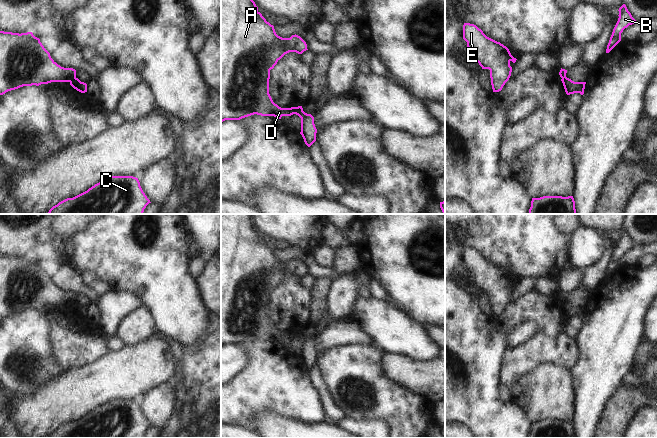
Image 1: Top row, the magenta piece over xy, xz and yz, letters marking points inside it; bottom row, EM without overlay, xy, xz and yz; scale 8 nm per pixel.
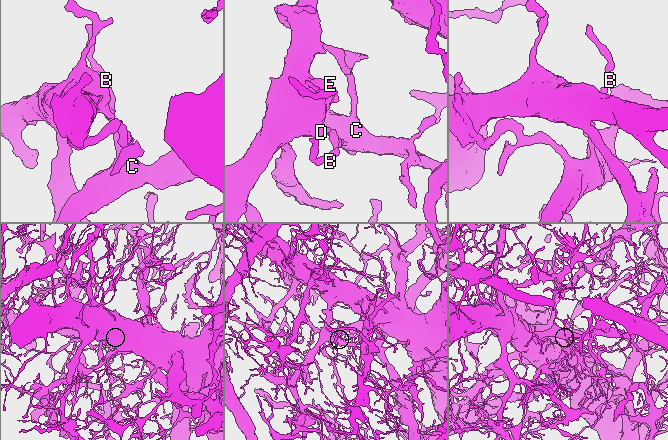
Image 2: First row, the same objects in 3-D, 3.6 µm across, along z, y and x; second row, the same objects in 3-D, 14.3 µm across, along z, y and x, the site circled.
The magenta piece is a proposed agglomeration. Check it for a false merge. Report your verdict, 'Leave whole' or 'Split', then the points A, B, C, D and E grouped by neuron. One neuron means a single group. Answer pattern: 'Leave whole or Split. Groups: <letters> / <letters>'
Split. Groups: A D E / B C.

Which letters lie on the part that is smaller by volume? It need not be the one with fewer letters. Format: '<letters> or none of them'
B, C.

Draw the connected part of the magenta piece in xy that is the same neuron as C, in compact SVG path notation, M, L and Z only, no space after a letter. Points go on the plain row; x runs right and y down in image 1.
M111 400L87 415L59 426L47 438L143 438L149 427L151 426L143 416L138 402Z

